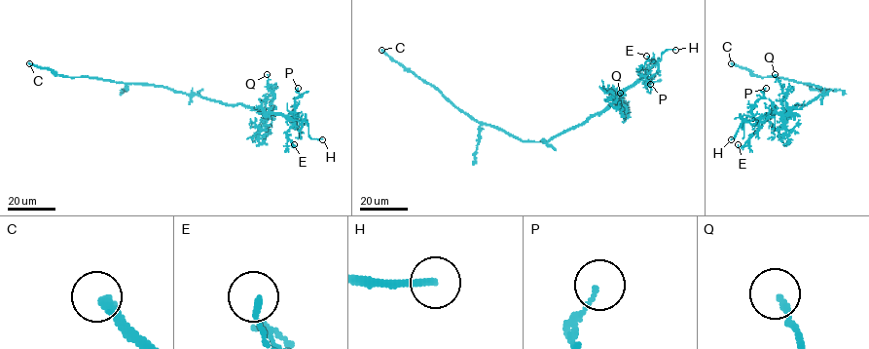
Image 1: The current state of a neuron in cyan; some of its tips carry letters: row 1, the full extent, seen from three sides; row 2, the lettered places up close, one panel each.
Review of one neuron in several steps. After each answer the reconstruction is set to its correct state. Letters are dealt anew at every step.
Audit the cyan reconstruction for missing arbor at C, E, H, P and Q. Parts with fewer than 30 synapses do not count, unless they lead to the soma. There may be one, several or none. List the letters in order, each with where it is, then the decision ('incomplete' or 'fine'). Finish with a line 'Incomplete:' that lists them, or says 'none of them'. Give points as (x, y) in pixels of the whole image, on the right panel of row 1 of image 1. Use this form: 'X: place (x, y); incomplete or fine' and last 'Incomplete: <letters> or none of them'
C: place (731, 63); incomplete
E: place (738, 144); fine
H: place (731, 139); incomplete
P: place (766, 88); fine
Q: place (775, 74); fine
Incomplete: C, H

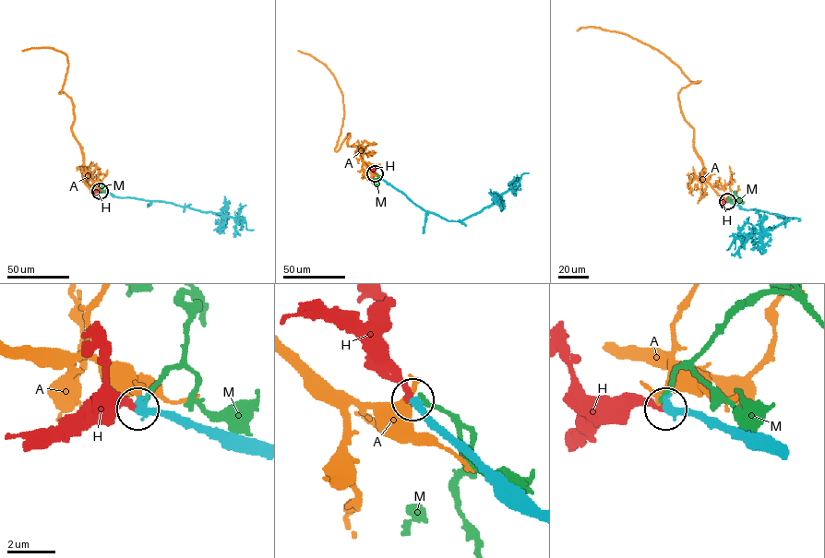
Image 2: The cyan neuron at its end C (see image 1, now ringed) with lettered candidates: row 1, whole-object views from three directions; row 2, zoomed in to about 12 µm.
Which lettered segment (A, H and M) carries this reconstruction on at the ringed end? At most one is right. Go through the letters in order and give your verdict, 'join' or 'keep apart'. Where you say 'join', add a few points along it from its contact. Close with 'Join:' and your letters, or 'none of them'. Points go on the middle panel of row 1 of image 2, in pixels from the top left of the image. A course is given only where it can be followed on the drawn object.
A: keep apart
H: join
M: keep apart
Join: H

